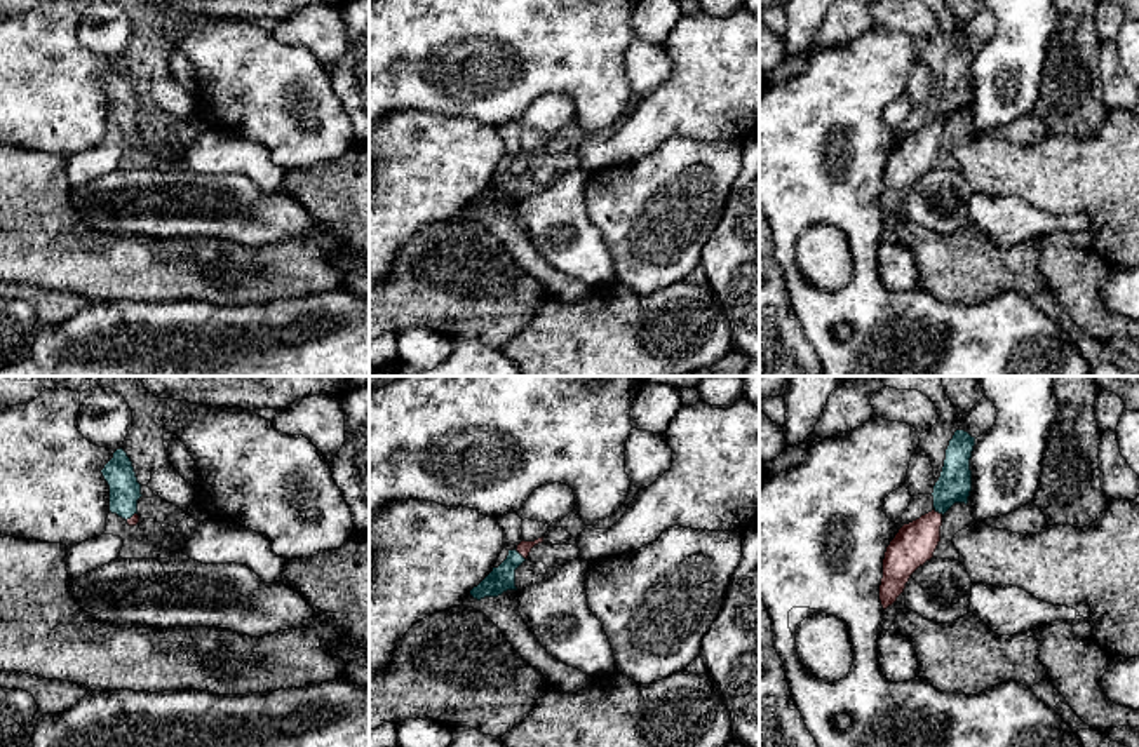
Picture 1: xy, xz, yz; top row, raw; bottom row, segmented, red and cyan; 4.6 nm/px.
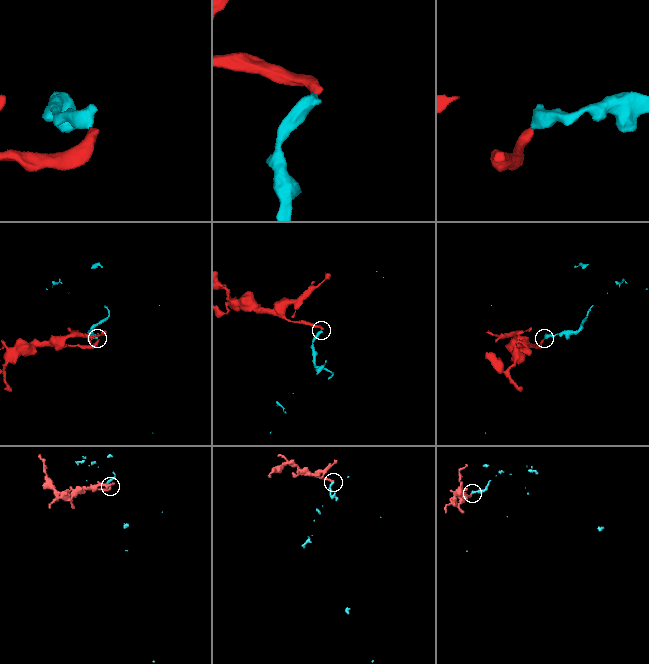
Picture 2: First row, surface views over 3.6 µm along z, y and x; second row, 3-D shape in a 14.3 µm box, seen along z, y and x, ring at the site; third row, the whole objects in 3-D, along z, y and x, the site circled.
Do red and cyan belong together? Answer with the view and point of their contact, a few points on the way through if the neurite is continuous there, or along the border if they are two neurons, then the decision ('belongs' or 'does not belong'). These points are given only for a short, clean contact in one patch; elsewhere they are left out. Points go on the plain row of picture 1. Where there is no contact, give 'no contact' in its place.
xz (519, 162) | across xz (525, 157), (519, 162), (502, 188) | belongs

